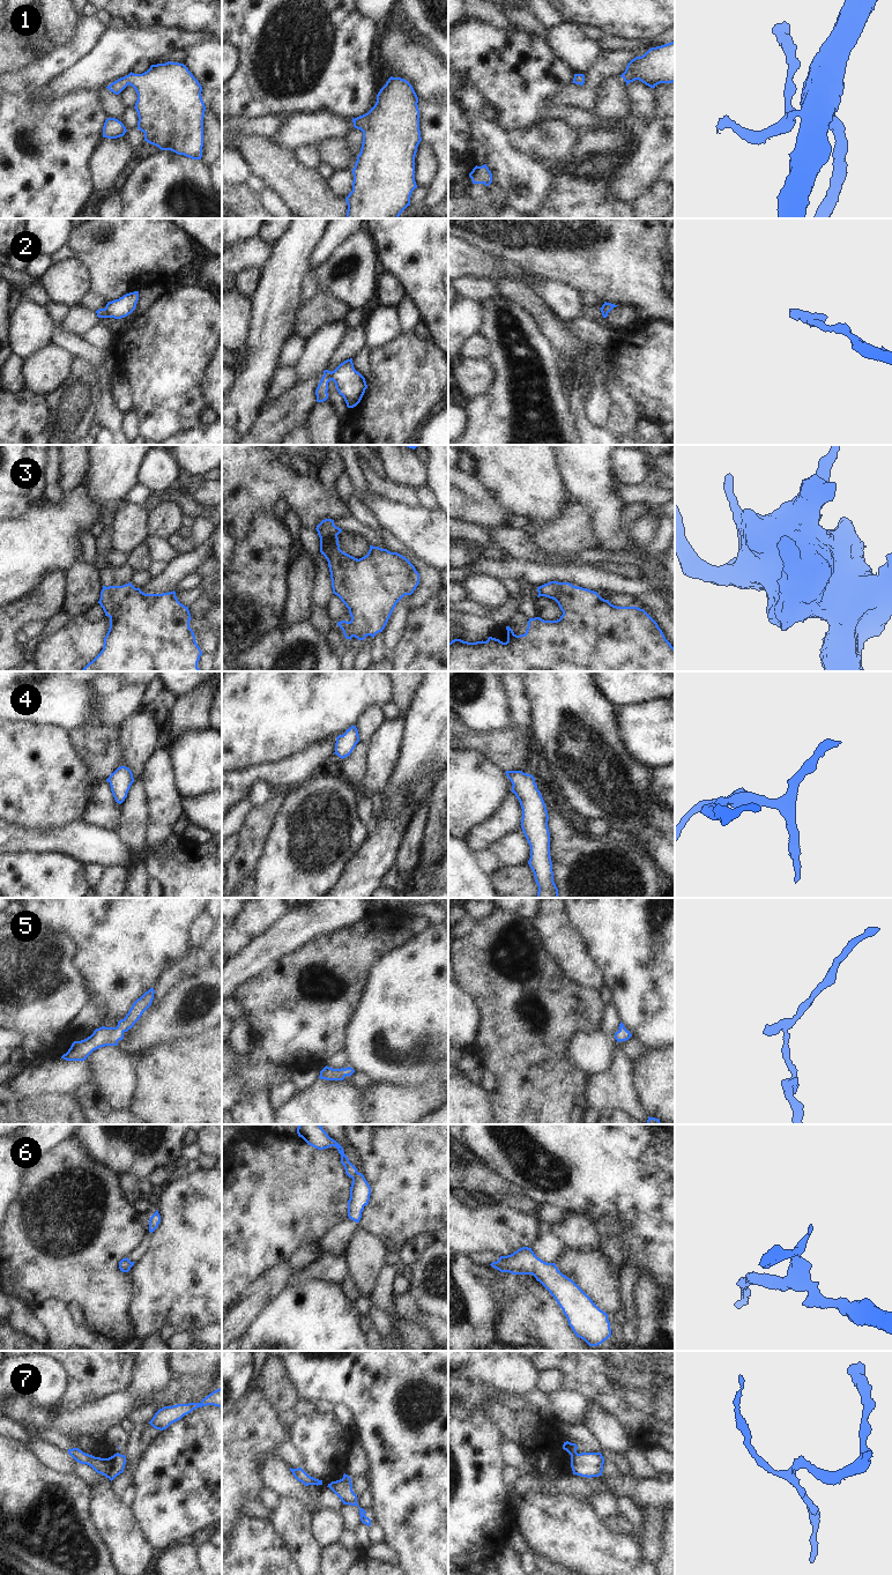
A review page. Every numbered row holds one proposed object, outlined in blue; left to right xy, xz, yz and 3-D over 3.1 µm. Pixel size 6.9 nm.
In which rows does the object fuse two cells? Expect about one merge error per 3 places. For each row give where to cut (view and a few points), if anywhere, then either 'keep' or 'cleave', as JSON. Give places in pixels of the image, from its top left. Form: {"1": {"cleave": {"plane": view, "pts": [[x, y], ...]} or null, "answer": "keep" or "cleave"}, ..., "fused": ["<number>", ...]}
{"1": {"cleave": null, "answer": "keep"}, "2": {"cleave": {"plane": "xy", "pts": [[104, 309], [109, 317]]}, "answer": "cleave"}, "3": {"cleave": null, "answer": "keep"}, "4": {"cleave": null, "answer": "keep"}, "5": {"cleave": null, "answer": "keep"}, "6": {"cleave": null, "answer": "keep"}, "7": {"cleave": {"plane": "yz", "pts": [[577, 1453], [571, 1455]]}, "answer": "cleave"}, "fused": ["2", "7"]}

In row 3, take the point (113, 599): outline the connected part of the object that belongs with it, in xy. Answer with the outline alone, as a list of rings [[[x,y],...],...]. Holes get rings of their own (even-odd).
[[[131,582],[122,586],[103,586],[98,603],[110,618],[110,627],[101,653],[80,671],[200,671],[198,662],[202,652],[189,627],[191,614],[188,607],[178,601],[174,590],[146,594]]]

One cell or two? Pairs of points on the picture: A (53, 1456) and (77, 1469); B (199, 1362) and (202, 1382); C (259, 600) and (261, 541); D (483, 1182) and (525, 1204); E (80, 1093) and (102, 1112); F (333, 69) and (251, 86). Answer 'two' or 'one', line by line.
A: two
B: two
C: one
D: one
E: one
F: one

